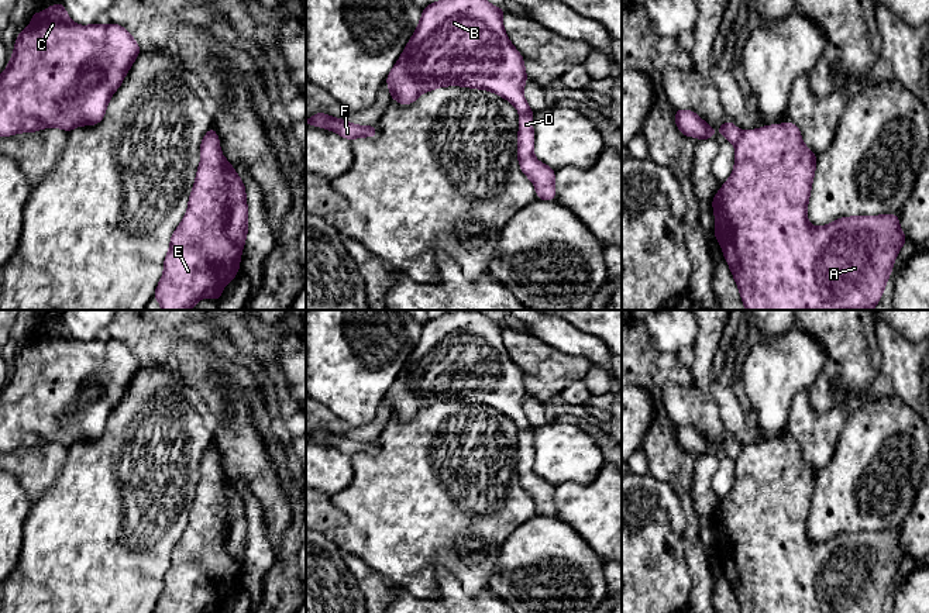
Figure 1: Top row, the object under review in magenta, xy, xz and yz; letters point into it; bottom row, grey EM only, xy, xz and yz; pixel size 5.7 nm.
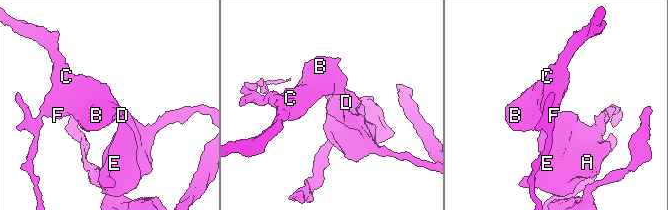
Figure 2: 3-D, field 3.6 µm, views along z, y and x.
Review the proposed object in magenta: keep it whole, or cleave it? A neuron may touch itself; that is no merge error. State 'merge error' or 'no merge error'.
merge error

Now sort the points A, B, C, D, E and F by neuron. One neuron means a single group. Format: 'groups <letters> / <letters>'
groups A D E / B C F

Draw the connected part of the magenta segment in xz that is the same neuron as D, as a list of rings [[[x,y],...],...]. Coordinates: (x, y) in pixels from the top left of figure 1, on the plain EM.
[[[533,427],[520,428],[517,451],[517,475],[522,488],[533,497],[537,514],[553,517],[555,514],[555,486],[536,475]]]

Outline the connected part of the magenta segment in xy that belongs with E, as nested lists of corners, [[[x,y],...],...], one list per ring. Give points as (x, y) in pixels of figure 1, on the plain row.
[[[216,448],[203,452],[200,473],[187,527],[171,552],[164,590],[154,613],[221,613],[223,603],[235,593],[240,585],[248,548],[244,499],[223,472]]]

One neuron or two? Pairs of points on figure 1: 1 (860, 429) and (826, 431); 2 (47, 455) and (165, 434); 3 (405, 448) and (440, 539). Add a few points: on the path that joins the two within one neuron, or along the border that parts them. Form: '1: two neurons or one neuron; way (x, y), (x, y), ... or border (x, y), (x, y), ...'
1: two neurons; border (862, 403), (853, 407), (829, 461)
2: two neurons; border (68, 448), (68, 455), (54, 484)
3: one neuron; way (426, 471), (429, 474), (429, 516)

